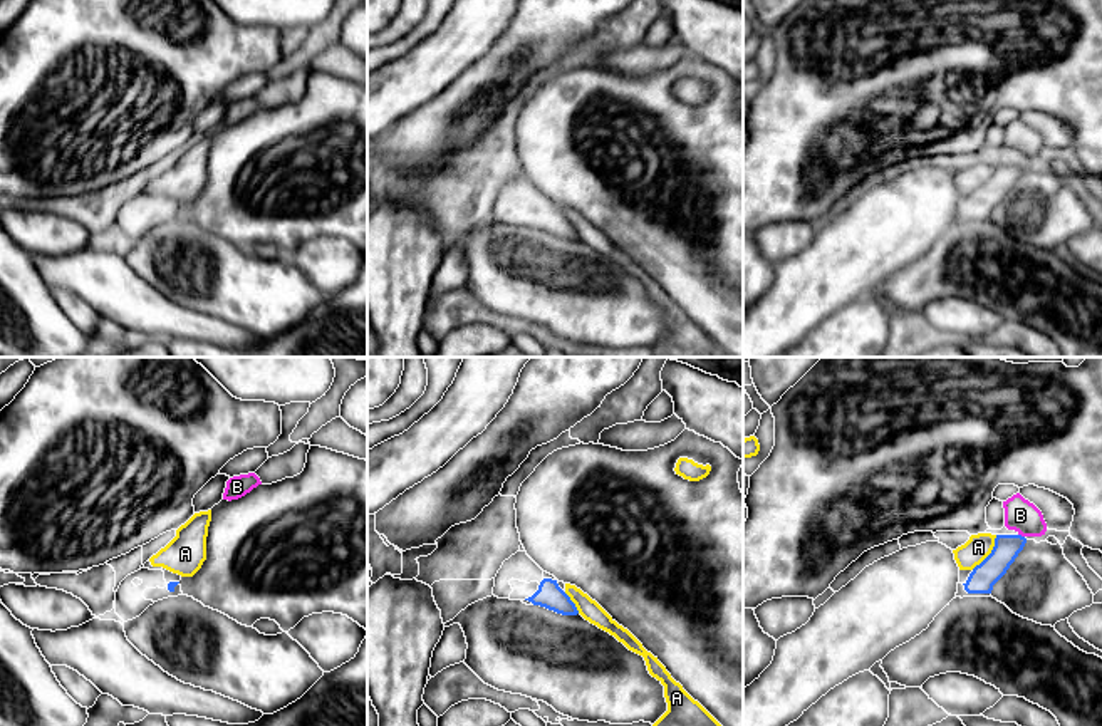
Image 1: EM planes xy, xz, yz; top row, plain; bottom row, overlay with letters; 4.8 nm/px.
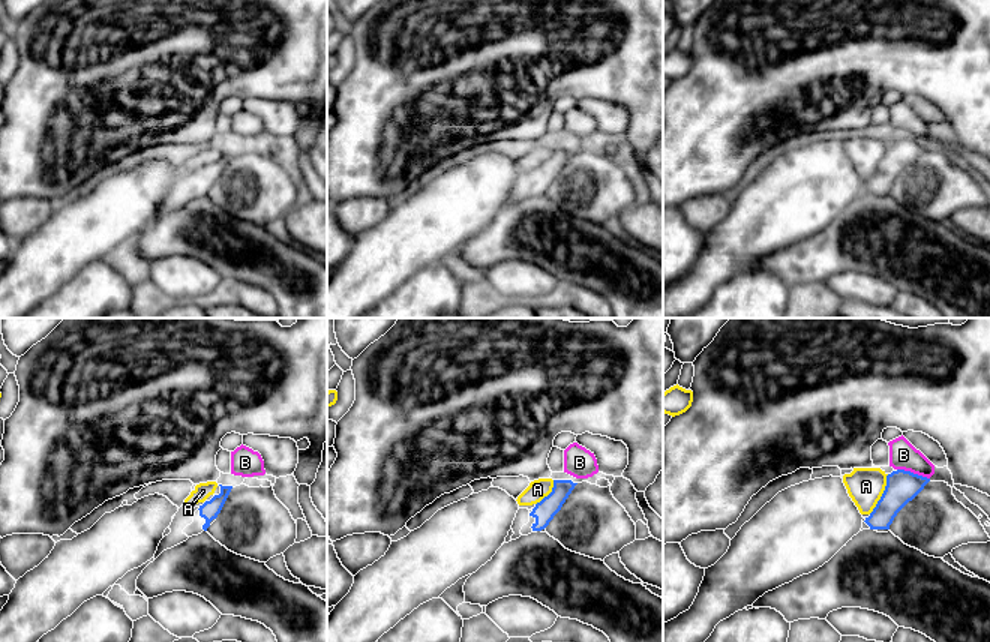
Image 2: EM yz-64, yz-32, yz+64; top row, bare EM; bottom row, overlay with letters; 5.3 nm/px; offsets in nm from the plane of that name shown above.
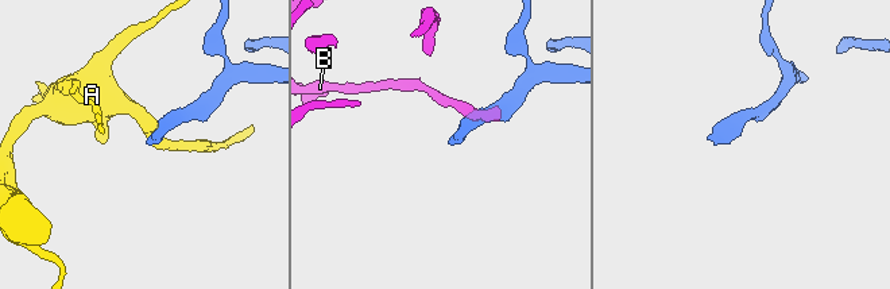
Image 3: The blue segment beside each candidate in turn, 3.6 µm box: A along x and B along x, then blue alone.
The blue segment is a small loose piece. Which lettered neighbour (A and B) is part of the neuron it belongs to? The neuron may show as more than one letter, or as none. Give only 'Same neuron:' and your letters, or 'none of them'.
Same neuron: none of them

